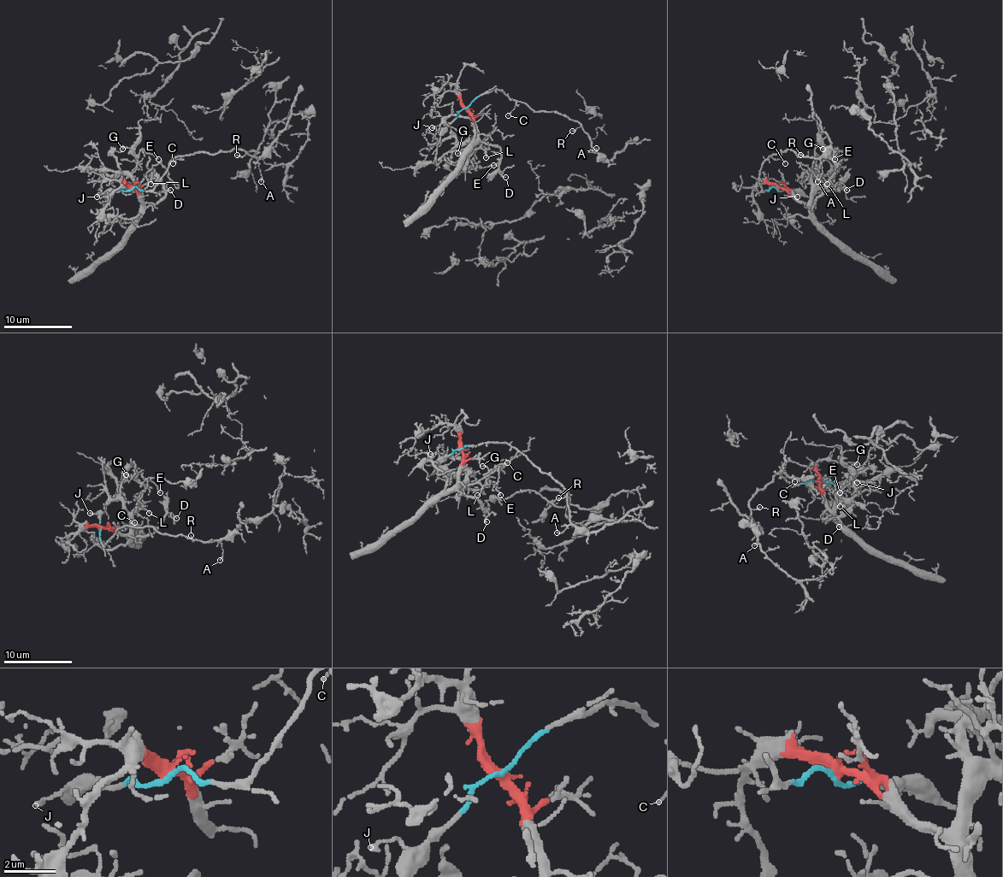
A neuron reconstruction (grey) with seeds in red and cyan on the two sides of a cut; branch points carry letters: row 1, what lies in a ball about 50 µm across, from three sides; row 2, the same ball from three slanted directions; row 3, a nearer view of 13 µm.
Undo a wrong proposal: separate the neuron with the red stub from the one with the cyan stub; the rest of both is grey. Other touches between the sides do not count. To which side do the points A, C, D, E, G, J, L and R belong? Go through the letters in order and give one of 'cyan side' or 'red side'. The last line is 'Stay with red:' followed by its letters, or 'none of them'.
A: cyan side
C: cyan side
D: red side
E: red side
G: red side
J: cyan side
L: red side
R: cyan side
Stay with red: D, E, G, L

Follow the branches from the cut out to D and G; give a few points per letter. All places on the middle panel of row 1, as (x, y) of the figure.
D: (466, 108), (481, 141), (500, 150), (500, 172), (505, 177)
G: (466, 108), (476, 129), (468, 165), (471, 165), (471, 158), (464, 151), (457, 153)

